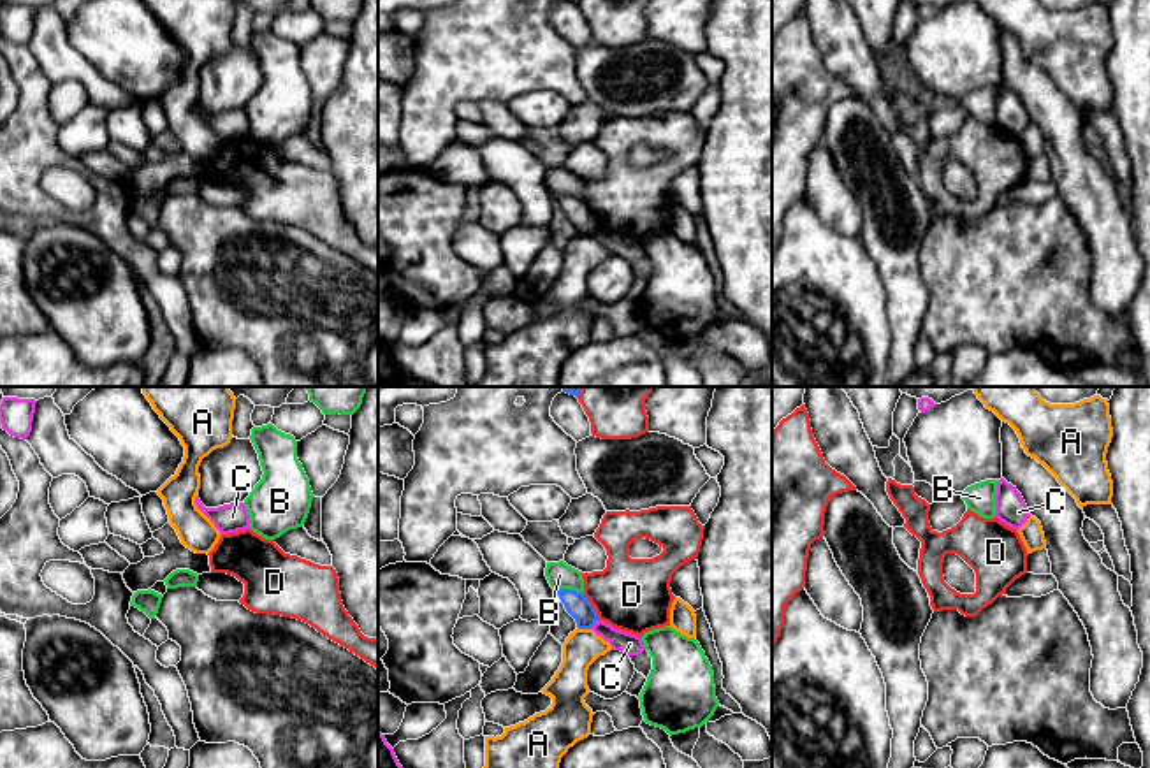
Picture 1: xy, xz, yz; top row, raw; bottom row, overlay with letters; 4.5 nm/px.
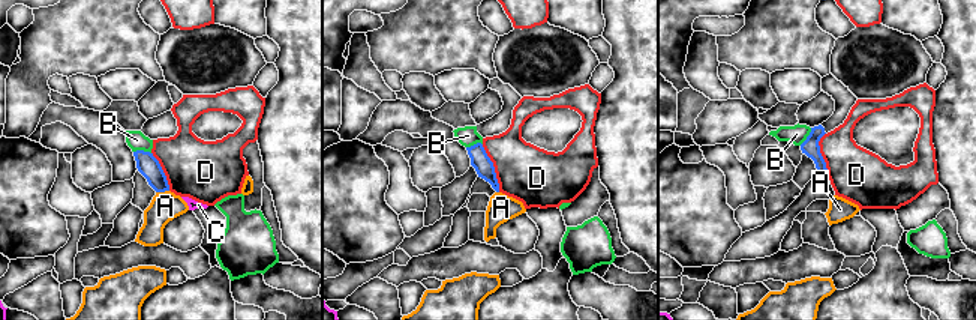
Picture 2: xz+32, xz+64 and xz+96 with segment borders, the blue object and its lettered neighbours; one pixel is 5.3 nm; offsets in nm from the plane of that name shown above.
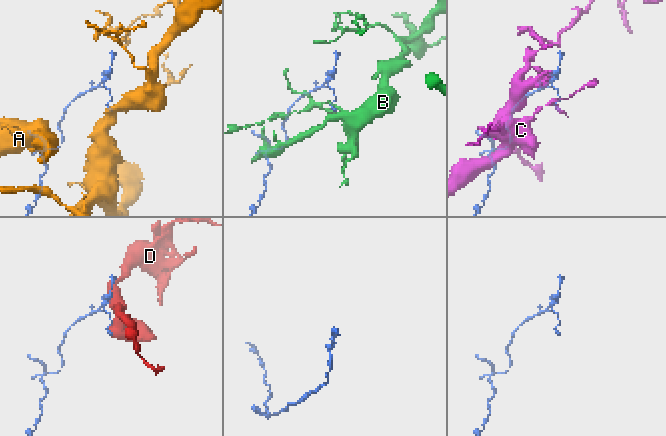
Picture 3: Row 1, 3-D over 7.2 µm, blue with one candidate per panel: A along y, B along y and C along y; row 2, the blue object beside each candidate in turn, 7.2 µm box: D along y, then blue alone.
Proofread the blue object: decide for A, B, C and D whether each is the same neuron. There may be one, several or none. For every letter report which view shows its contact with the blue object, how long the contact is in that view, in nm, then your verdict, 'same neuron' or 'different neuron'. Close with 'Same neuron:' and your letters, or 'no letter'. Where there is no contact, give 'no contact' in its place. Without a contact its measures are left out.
A: xz | 60 nm | different neuron
B: xz | 140 nm | different neuron
C: xz | 60 nm | different neuron
D: xz | 140 nm | different neuron
Same neuron: no letter

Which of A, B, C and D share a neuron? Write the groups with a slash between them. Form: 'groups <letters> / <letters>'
groups A / B / C / D

